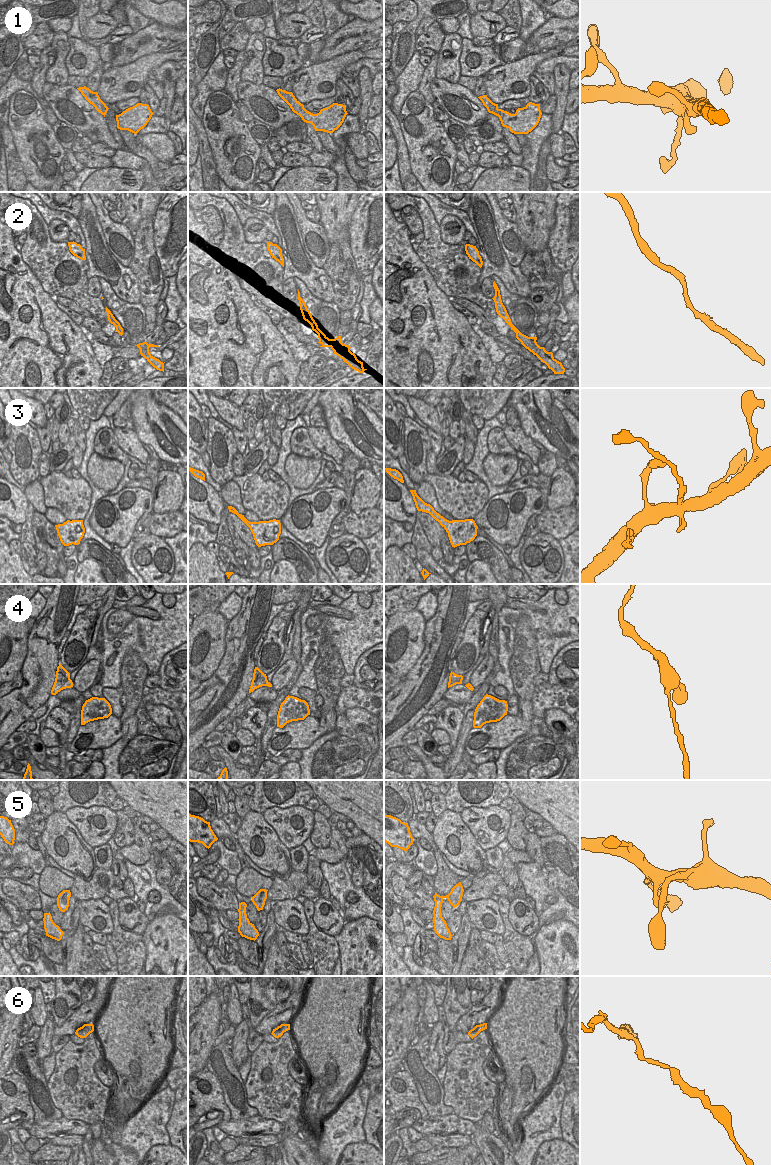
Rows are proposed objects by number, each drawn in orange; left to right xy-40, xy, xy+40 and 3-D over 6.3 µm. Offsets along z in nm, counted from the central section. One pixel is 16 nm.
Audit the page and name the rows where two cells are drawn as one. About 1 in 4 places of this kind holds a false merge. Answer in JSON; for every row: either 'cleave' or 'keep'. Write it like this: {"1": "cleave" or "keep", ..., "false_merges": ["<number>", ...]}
{"1": "keep", "2": "keep", "3": "cleave", "4": "keep", "5": "keep", "6": "keep", "false_merges": ["3"]}

